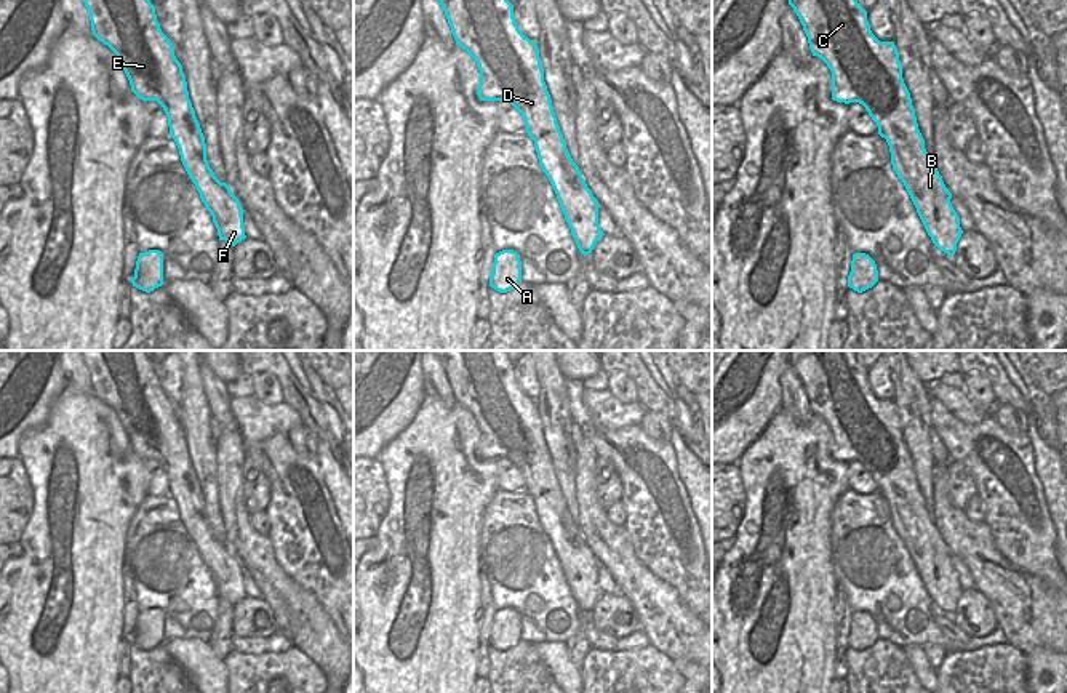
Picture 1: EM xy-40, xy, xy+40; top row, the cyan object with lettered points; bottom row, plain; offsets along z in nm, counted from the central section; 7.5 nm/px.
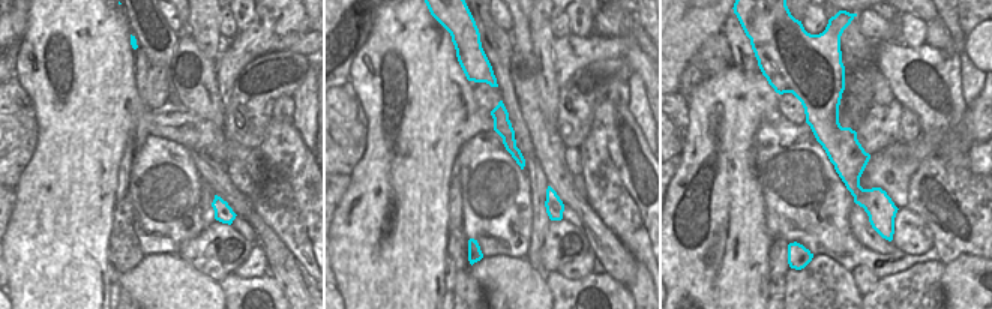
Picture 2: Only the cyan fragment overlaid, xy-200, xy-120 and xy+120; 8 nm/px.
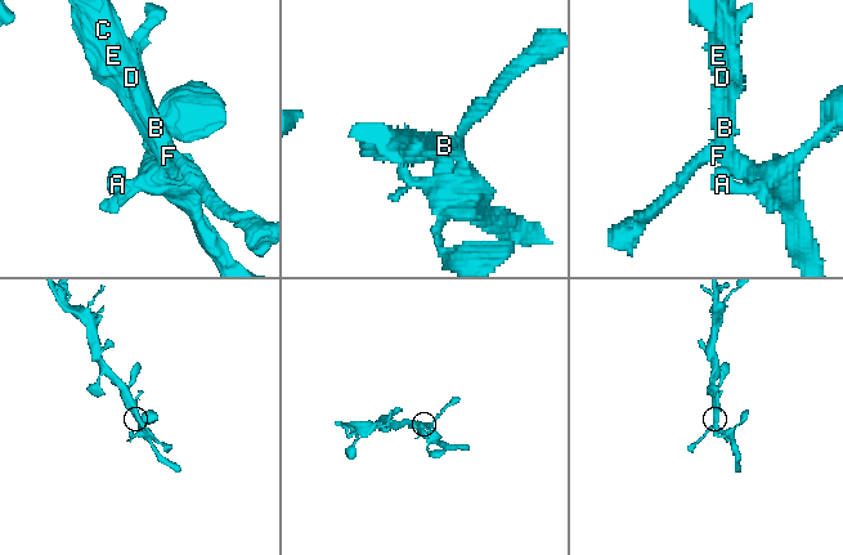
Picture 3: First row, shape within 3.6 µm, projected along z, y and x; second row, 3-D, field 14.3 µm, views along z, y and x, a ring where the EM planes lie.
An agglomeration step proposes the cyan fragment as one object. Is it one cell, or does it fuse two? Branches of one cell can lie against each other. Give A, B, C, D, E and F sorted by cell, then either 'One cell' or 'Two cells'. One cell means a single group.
Groups: A B C D E F. One cell

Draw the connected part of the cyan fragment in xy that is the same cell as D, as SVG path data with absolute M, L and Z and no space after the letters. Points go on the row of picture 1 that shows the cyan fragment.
M438 0L451 34L466 50L480 70L477 94L480 101L509 101L523 117L526 133L534 141L539 165L549 178L571 235L581 254L590 254L595 243L605 235L598 226L598 202L587 187L579 166L573 162L544 82L539 48L525 37L514 18L514 5L509 0Z

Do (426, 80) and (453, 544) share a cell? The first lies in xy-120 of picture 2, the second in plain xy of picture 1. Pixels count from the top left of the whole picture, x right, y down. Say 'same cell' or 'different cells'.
same cell

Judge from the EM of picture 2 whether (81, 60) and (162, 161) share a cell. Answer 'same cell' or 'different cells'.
different cells

